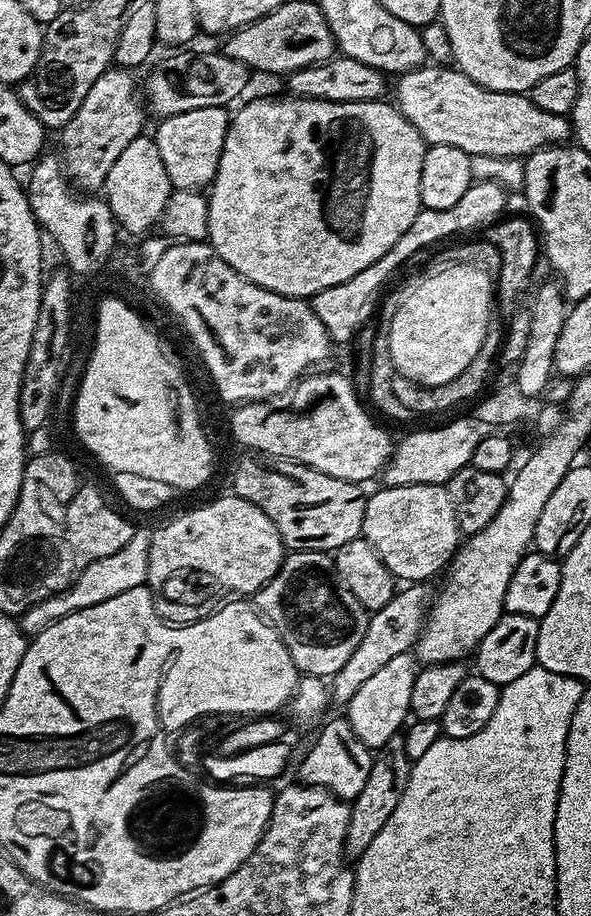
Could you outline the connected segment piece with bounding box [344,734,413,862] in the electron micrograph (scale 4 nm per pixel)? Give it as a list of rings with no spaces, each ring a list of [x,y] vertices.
[[[397,734],[390,738],[380,748],[375,749],[370,774],[362,786],[362,791],[350,801],[350,826],[346,826],[346,838],[344,839],[344,855],[349,861],[359,860],[360,855],[374,842],[378,830],[386,826],[390,814],[398,806],[398,798],[402,798],[402,790],[406,790],[406,782],[410,778],[410,770],[413,761],[406,754],[406,742],[403,735]]]

